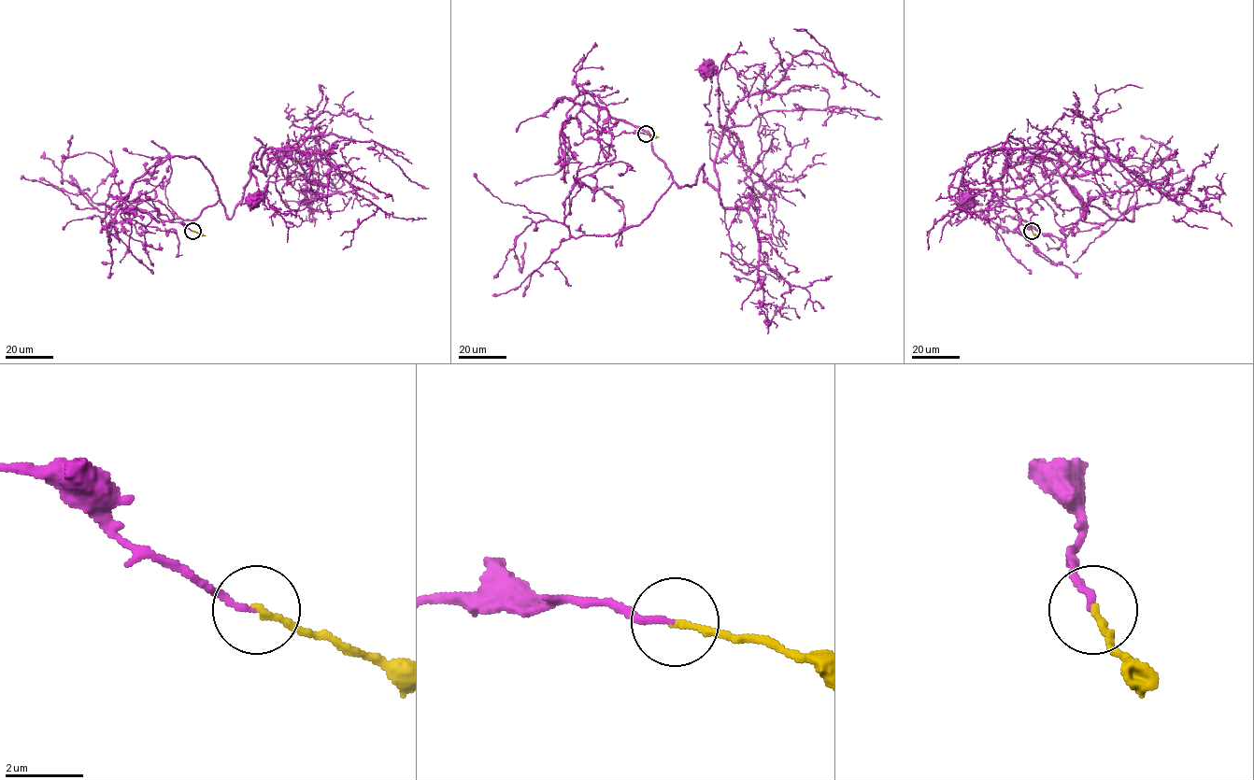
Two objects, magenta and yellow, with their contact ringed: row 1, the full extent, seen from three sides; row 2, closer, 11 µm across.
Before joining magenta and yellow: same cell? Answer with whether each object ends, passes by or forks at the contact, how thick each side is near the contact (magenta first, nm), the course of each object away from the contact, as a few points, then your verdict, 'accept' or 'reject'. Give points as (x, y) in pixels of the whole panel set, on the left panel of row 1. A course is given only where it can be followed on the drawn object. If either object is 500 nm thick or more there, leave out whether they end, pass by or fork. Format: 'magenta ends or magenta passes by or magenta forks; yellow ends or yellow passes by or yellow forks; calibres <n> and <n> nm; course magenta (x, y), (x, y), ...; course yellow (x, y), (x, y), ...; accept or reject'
magenta ends; yellow ends; calibres 150 and 160 nm; course magenta (192, 231), (132, 184), (195, 157), (229, 219), (283, 152), (252, 200); course yellow (192, 231), (206, 235); accept

